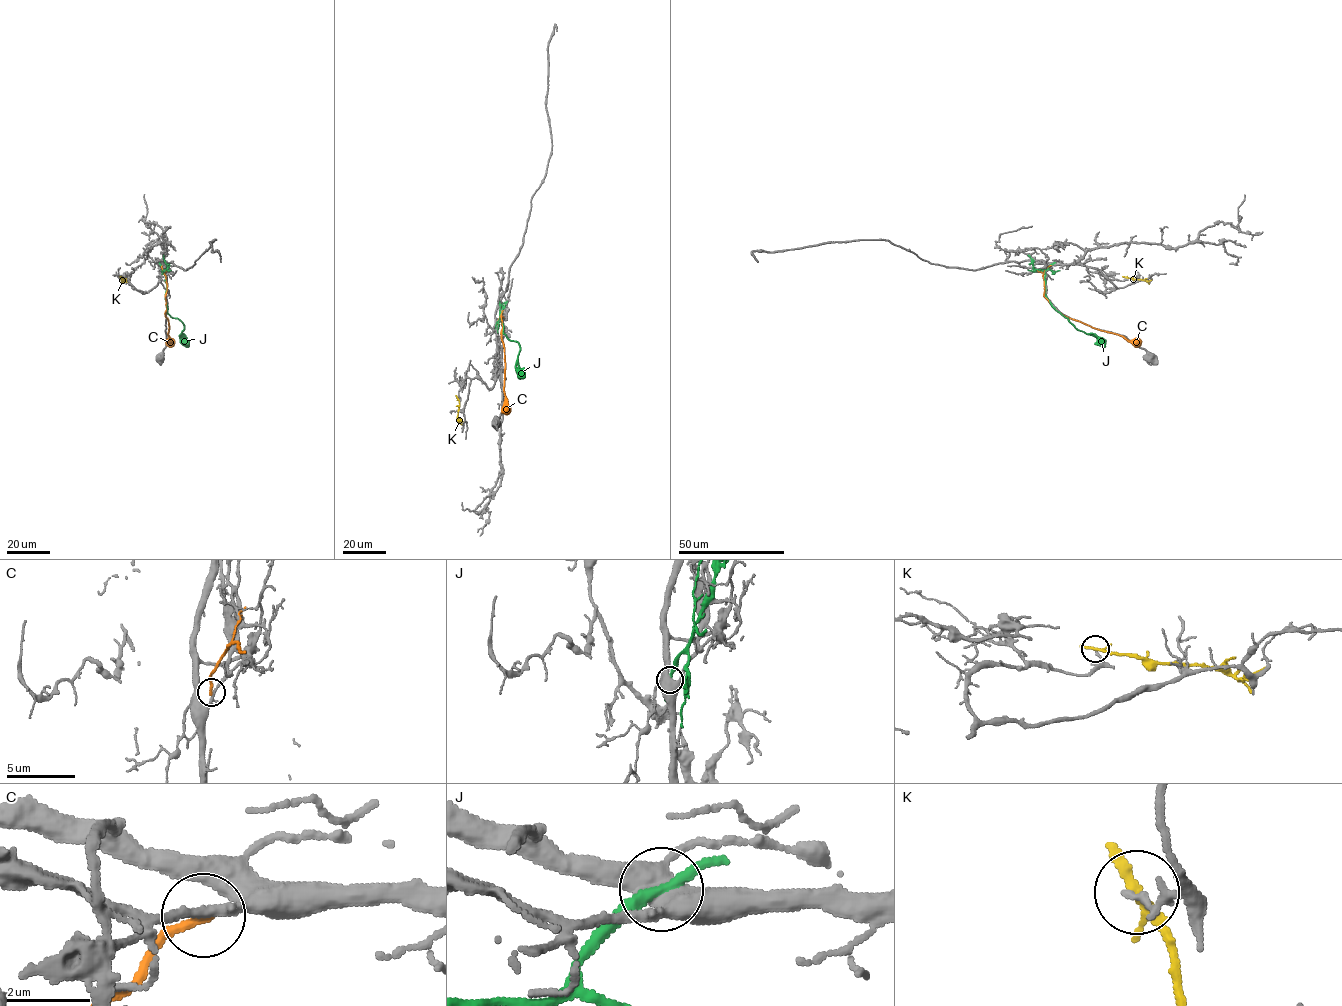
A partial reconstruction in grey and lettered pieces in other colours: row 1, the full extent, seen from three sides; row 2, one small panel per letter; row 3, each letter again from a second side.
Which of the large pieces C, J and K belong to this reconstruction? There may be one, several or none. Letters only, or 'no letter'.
no letter

